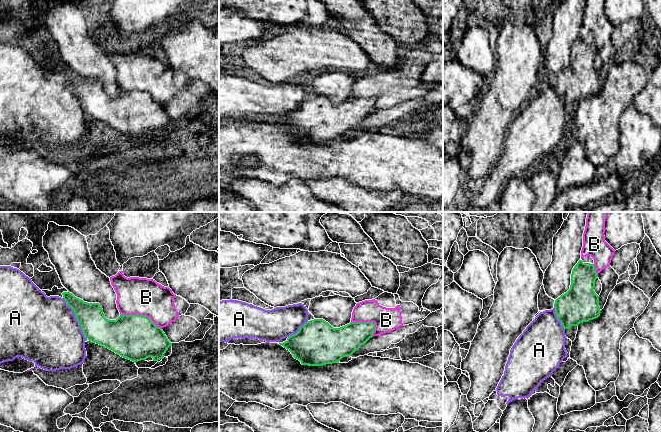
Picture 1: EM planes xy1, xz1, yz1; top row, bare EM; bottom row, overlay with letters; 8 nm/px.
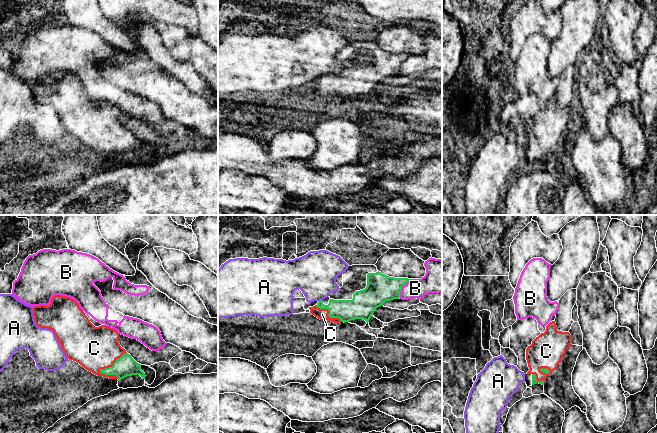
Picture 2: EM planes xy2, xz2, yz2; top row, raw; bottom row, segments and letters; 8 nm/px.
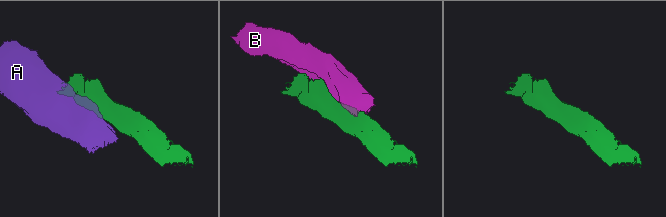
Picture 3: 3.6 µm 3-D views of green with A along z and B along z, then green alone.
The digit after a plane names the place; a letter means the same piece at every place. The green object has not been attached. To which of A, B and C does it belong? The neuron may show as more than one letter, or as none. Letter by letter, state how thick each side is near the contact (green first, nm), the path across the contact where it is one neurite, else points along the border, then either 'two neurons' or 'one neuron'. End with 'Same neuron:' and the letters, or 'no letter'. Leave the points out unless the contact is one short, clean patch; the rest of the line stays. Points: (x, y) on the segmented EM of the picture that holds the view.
A: 220 nm thick on the green side, 500 nm on the other; two neurons
B: 360 nm thick on the green side, 300 nm on the other; two neurons
C: 160 nm thick on the green side, 340 nm on the other; runs through xy2 (124, 366), (113, 365), (94, 348); one neuron
Same neuron: C

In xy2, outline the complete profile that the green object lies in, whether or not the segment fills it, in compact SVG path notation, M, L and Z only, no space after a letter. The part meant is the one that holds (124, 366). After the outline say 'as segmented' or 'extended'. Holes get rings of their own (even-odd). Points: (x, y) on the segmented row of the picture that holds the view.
M55 295L52 297L49 306L34 306L33 316L38 327L54 331L69 360L76 361L93 374L118 380L132 375L140 375L145 379L145 373L141 370L141 364L137 363L120 346L118 342L119 333L106 325L95 327L74 299Z; extended

